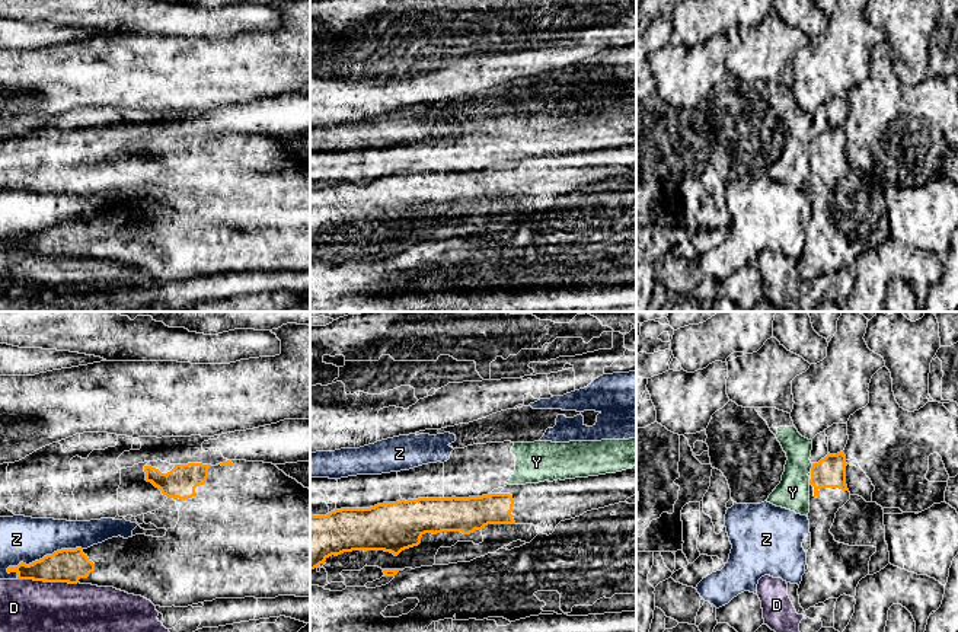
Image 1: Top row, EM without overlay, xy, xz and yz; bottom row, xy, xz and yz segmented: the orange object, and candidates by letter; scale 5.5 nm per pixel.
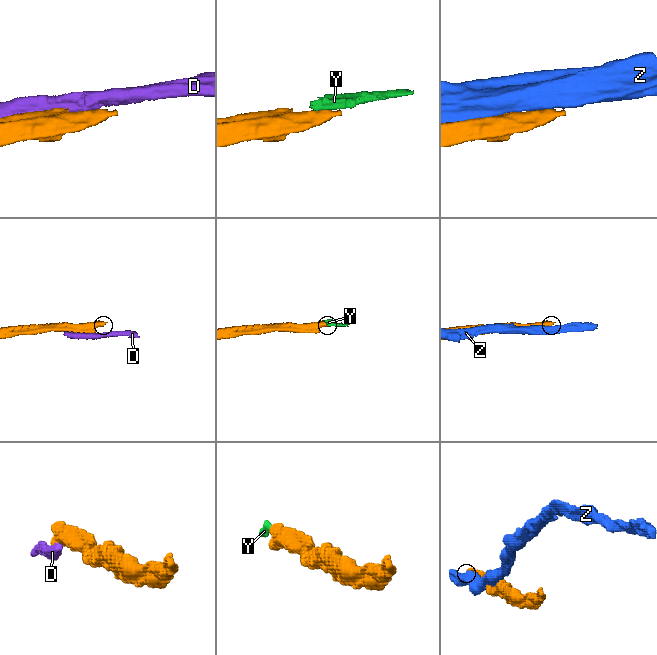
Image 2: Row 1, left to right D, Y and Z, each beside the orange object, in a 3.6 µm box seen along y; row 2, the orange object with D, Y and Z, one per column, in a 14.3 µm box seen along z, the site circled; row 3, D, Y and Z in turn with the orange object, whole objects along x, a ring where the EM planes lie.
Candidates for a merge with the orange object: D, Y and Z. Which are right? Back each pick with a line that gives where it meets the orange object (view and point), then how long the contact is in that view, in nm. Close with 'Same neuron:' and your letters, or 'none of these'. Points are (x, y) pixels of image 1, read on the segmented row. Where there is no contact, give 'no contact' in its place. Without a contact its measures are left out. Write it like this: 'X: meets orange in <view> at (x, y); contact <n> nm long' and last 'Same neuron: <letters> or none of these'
Same neuron: none of these

